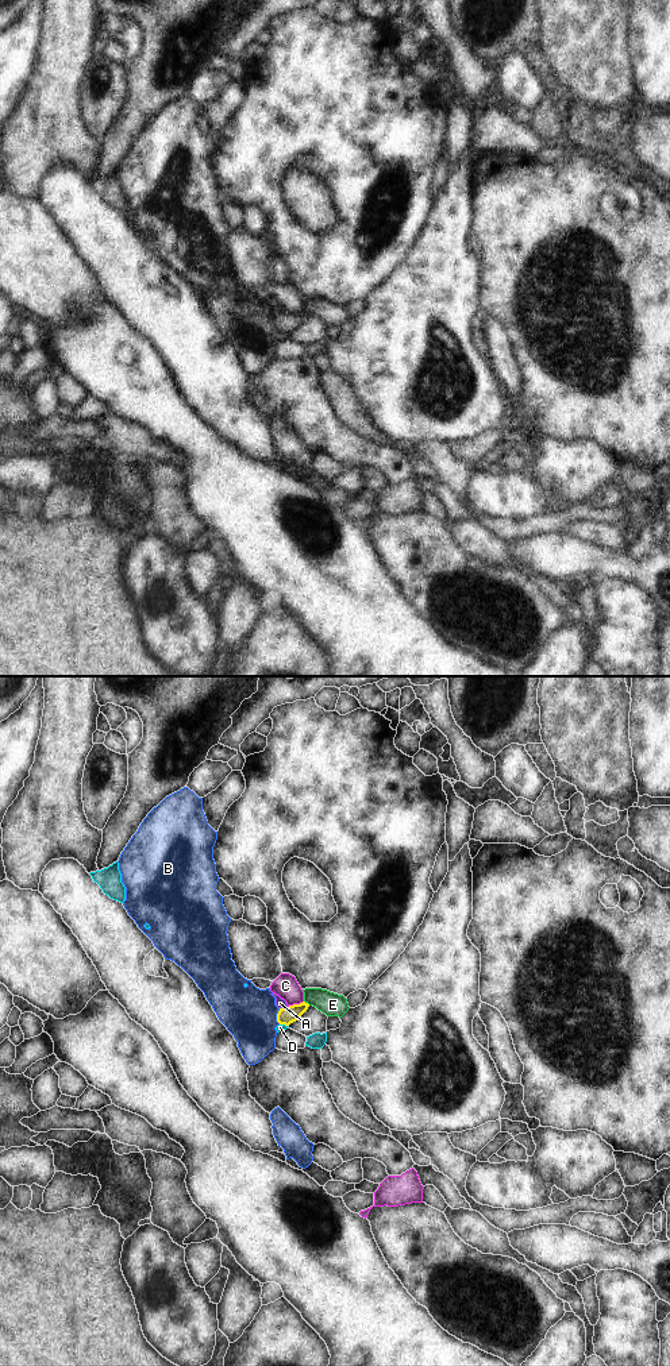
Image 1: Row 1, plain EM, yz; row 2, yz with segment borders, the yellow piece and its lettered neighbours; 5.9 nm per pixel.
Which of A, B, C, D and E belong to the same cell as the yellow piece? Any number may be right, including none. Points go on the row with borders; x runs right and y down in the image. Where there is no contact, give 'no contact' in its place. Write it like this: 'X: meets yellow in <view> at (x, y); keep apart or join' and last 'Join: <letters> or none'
A: meets yellow in yz at (282, 1008); join
B: meets yellow in yz at (277, 1017); keep apart
C: meets yellow in yz at (295, 1004); keep apart
D: meets yellow in yz at (284, 1023); keep apart
E: meets yellow in yz at (307, 1003); keep apart
Join: A

